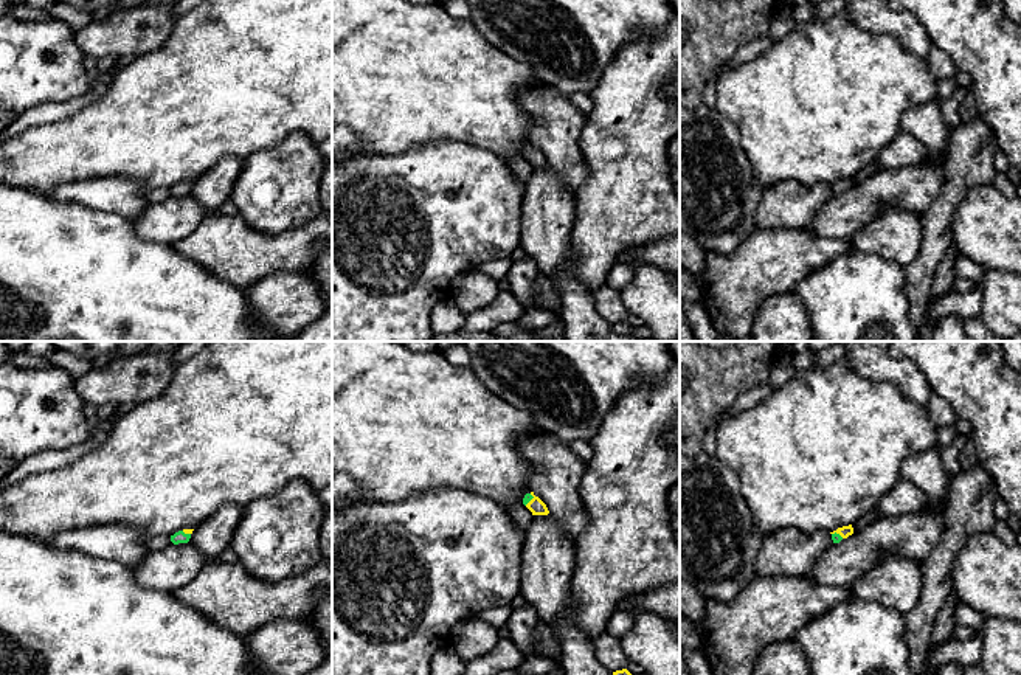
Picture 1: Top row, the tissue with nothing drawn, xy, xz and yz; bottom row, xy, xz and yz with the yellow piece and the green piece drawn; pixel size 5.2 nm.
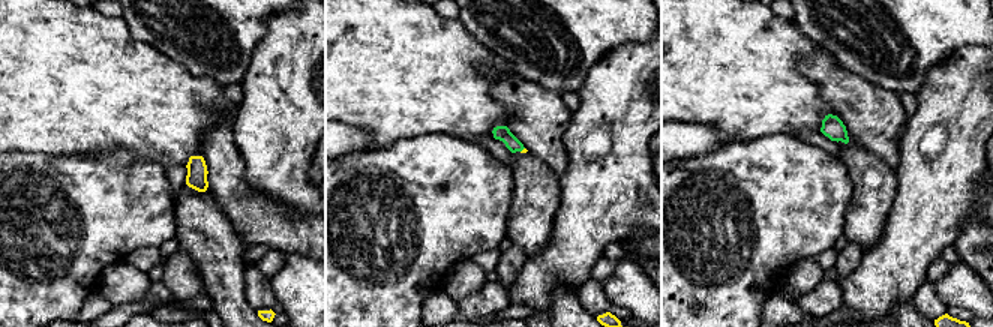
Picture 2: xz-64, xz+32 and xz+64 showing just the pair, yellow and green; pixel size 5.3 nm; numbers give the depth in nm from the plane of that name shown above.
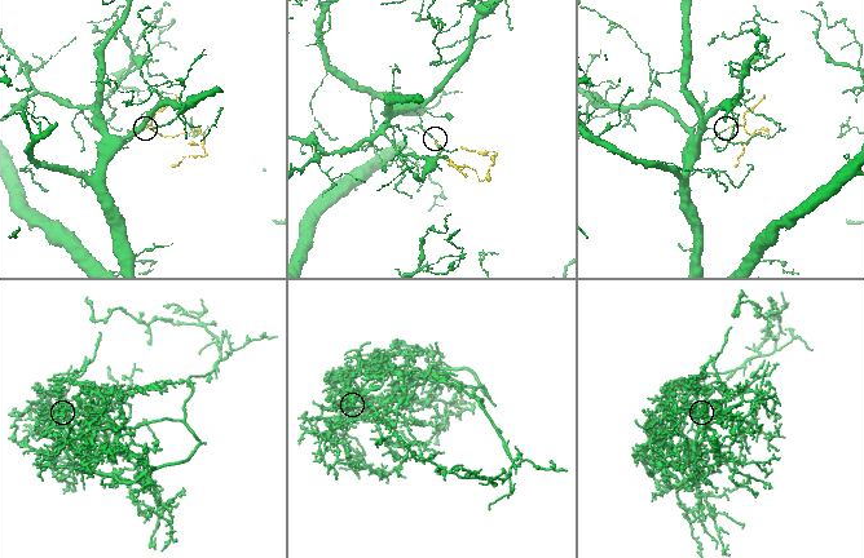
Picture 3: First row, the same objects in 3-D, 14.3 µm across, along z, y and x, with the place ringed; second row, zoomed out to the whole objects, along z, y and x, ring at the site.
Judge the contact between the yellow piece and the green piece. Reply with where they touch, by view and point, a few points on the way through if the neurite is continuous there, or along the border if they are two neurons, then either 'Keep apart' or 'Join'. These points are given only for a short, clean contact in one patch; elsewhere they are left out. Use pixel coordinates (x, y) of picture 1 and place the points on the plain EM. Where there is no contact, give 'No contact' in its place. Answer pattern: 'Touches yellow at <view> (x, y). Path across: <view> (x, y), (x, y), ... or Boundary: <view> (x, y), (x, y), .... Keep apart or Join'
Touches yellow at xz (531, 152). Path across: xz (536, 157), (531, 152), (528, 149). Join

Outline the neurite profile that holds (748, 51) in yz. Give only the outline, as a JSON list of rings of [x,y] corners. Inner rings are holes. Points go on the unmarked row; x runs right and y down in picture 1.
[[[770,36],[757,37],[745,45],[742,45],[735,54],[725,62],[720,68],[722,70],[732,70],[737,65],[753,61],[754,57],[760,56],[762,53],[768,51],[774,45],[774,40]]]

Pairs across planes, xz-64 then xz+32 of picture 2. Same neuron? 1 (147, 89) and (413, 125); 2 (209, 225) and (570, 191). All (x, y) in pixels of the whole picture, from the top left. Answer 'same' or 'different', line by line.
1: same
2: different

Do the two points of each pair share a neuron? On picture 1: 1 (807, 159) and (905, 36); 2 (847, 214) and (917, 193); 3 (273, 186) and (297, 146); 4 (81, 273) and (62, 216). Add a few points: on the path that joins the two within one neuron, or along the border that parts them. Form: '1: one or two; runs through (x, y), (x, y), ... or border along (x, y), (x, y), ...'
1: two; border along (866, 30), (892, 34), (910, 51), (924, 59)
2: one; runs through (865, 199), (874, 191), (900, 191)
3: one; runs through (283, 177), (297, 163), (297, 155)
4: one; runs through (73, 259), (72, 230)

